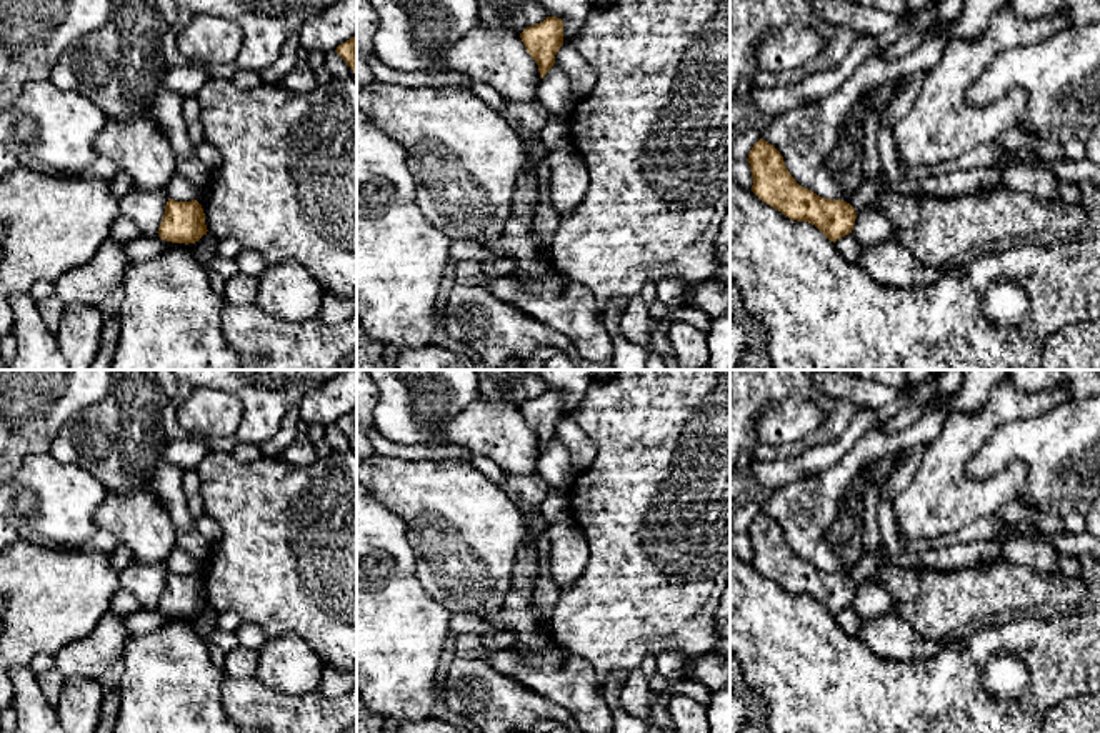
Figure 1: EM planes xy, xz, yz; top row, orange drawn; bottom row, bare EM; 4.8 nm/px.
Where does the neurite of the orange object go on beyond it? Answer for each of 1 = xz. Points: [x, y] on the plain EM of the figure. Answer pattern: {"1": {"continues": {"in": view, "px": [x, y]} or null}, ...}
{"1": {"continues": null}}

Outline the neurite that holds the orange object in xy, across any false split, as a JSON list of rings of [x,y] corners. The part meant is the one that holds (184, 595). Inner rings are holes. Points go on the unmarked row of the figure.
[[[168,571],[158,610],[172,616],[195,616],[207,608],[205,586],[197,573],[175,575]]]

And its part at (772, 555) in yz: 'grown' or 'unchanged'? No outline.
unchanged

